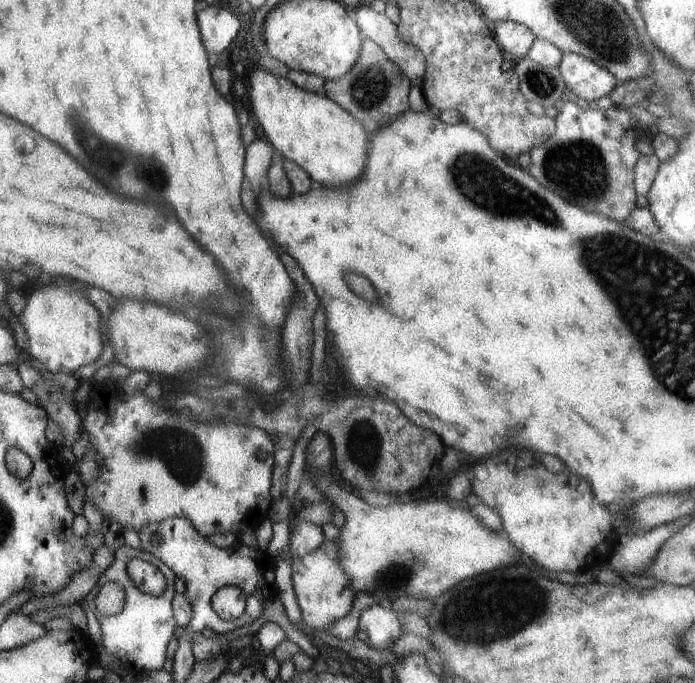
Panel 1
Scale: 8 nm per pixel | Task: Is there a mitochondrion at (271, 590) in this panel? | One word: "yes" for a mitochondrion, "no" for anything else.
no

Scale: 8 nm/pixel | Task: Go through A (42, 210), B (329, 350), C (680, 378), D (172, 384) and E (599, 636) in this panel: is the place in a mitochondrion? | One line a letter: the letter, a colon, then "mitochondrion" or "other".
A: other
B: other
C: mitochondrion
D: other
E: other

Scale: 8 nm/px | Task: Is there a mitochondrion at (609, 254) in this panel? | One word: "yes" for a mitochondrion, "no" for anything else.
yes

